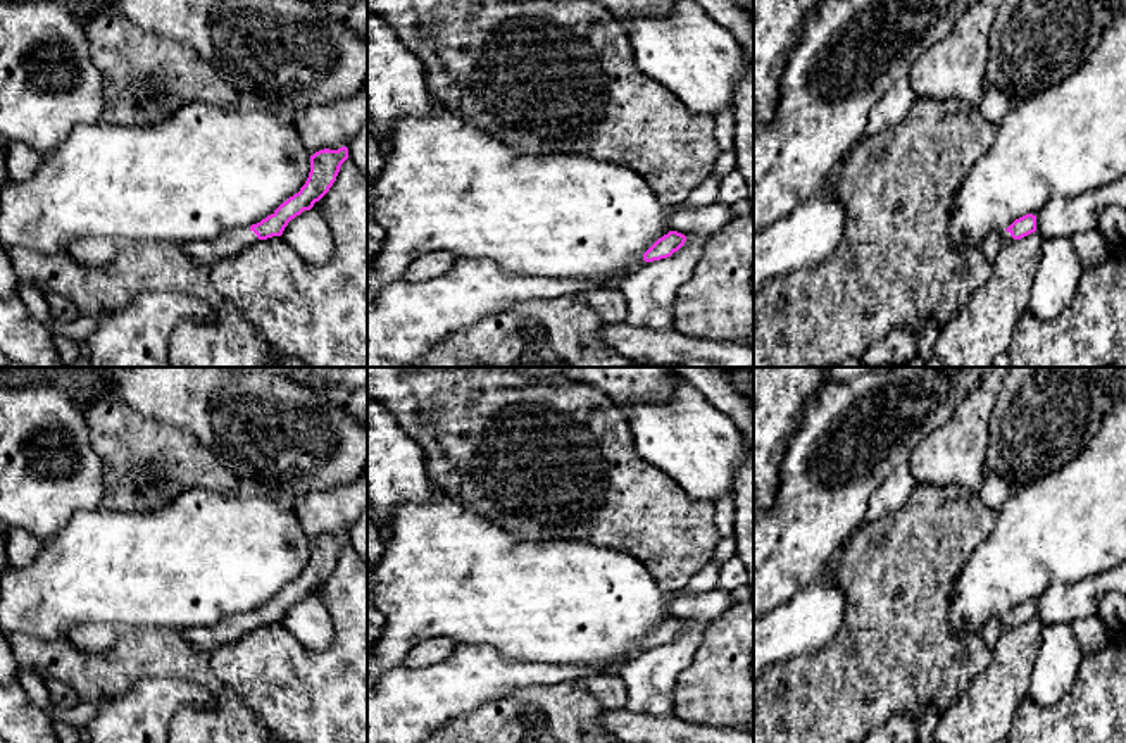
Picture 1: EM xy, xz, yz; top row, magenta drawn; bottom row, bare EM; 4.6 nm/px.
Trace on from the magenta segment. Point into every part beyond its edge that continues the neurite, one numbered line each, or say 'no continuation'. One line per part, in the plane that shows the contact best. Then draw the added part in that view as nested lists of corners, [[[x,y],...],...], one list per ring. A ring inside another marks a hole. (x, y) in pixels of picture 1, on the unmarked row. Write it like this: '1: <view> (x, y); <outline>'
1: xy (233, 628); [[[250,612],[236,614],[228,617],[226,621],[209,626],[209,627],[190,627],[179,631],[181,638],[200,652],[210,652],[216,646],[222,646],[233,643],[257,629],[257,621],[250,615]]]

